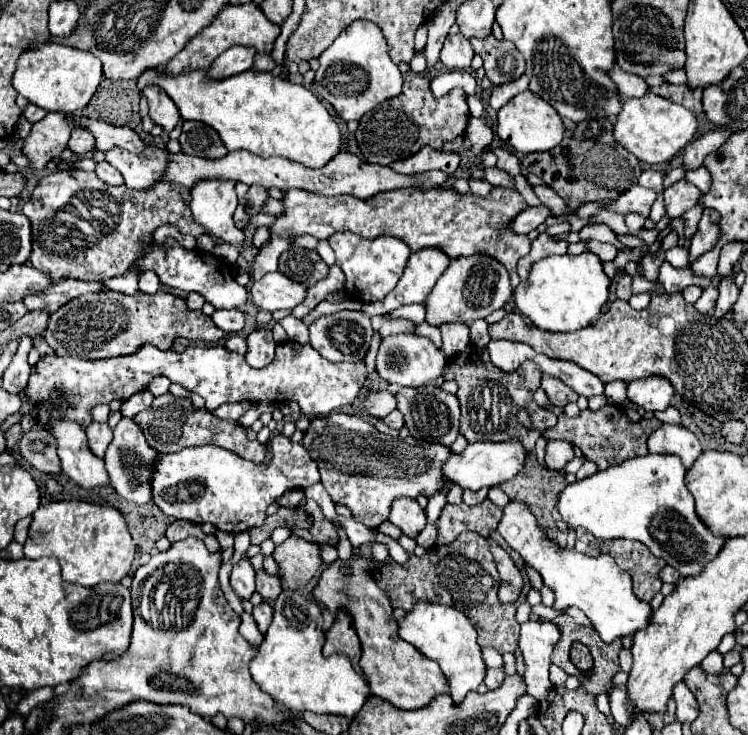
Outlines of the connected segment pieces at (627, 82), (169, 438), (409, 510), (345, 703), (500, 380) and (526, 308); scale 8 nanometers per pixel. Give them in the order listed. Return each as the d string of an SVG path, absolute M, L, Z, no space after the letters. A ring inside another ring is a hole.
M614 67L610 77L614 77L614 83L618 85L618 89L624 97L644 97L650 91L650 85L642 77L626 73L620 67Z
M172 393L156 397L154 403L146 411L142 411L134 417L134 421L138 421L142 425L146 439L160 453L176 453L176 451L182 451L186 447L198 447L198 445L212 443L212 445L230 449L230 451L246 457L248 461L254 461L254 463L260 463L266 457L266 447L258 441L250 441L238 423L230 423L228 419L220 419L206 409L194 411L190 401L178 399Z
M408 497L394 501L390 511L390 521L404 531L408 537L416 537L426 527L426 513L424 509Z
M284 589L274 603L272 625L268 627L264 641L250 663L250 675L290 713L334 713L354 719L370 695L368 683L354 671L346 655L324 657L322 647L324 633L320 607L298 591Z
M470 345L462 353L454 355L444 371L444 379L454 379L458 383L458 399L462 409L460 433L466 437L466 441L506 441L518 437L526 445L526 451L534 451L536 439L546 429L556 425L556 415L538 407L534 401L534 391L540 387L540 377L542 373L532 361L524 361L522 367L512 373L506 373L492 363L482 363L476 355L472 357ZM520 411L526 411L530 415L530 427L524 427L518 421Z
M584 251L580 255L554 255L532 265L528 281L514 289L516 309L536 327L546 331L570 333L588 327L604 309L610 295L610 277L604 273L602 259Z

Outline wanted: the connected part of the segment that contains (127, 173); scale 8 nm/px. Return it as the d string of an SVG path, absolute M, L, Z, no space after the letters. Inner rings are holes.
M114 147L104 155L106 161L124 175L124 183L130 189L146 189L160 181L160 173L168 161L168 151L158 147L148 147L140 155L134 155L122 147Z

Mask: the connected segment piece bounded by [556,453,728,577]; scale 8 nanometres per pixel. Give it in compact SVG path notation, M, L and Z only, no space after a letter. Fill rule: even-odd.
M648 453L570 483L560 493L556 507L568 527L584 527L600 541L642 541L656 557L678 569L682 577L698 575L728 541L724 535L714 535L696 515L694 497L684 483L684 465L674 455Z

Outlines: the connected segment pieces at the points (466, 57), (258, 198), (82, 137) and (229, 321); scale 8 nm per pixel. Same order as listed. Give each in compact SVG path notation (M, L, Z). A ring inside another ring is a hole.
M460 33L458 35L448 35L444 41L444 47L440 51L440 61L450 69L450 71L466 71L470 69L470 61L474 57L472 45L468 39L464 39Z
M252 185L246 199L248 199L248 205L252 205L252 209L246 207L246 213L254 215L262 209L262 203L268 199L268 193L266 193L266 189L262 189L262 185Z
M76 125L72 129L72 137L68 141L68 149L72 149L74 153L88 153L88 151L92 151L92 147L94 147L94 135L86 127Z
M214 311L212 315L212 321L216 327L224 329L226 333L238 333L242 327L244 327L244 313L242 311Z

